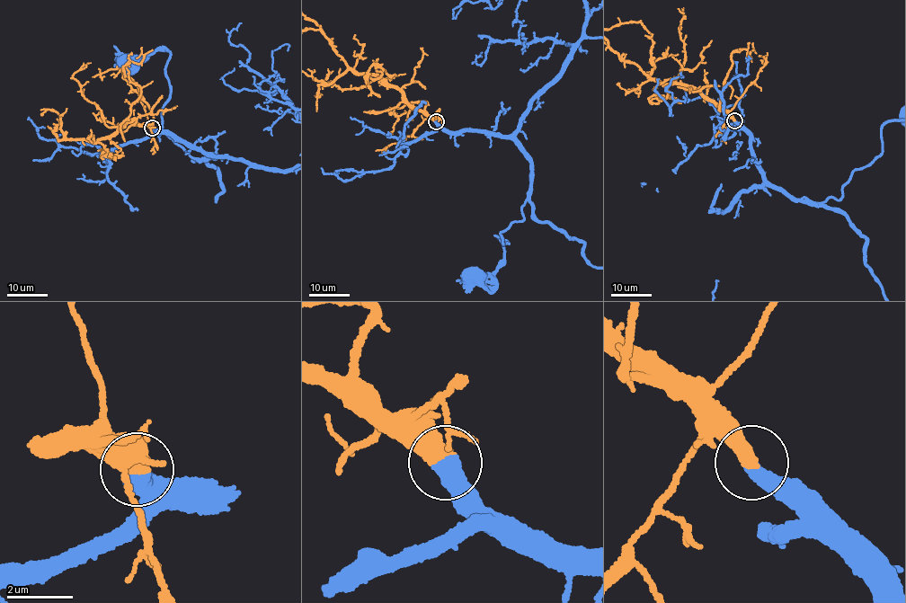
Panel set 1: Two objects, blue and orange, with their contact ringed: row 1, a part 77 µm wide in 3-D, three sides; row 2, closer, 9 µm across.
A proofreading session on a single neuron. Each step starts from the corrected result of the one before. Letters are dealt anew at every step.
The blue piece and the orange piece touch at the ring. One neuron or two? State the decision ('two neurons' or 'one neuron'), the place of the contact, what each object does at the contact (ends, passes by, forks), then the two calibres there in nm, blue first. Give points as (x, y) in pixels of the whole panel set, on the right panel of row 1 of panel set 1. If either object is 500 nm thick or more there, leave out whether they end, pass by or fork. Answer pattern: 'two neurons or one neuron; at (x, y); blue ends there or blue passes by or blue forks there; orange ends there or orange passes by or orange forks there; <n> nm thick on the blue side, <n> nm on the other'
one neuron; at (734, 120); 600 nm thick on the blue side, 600 nm on the other

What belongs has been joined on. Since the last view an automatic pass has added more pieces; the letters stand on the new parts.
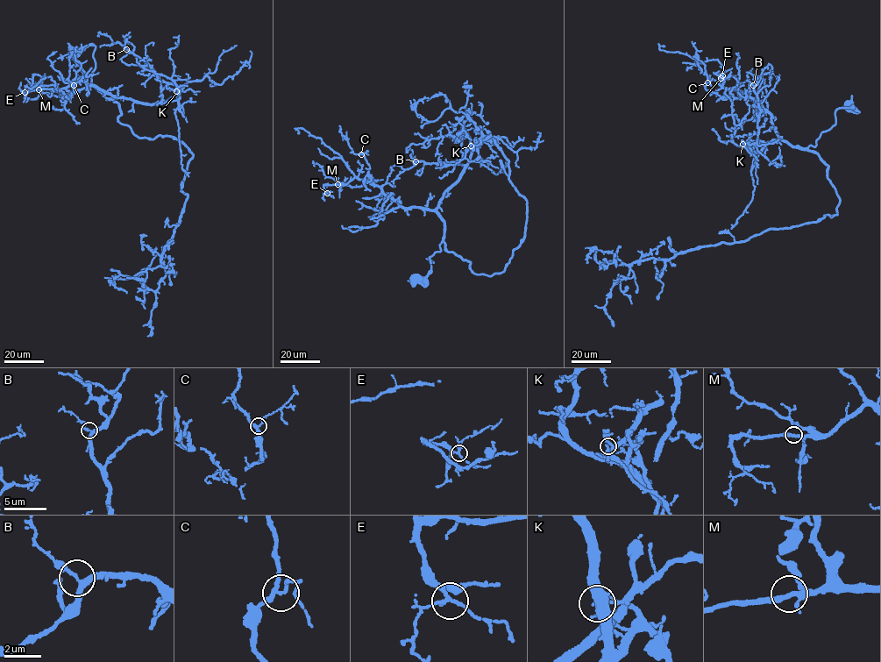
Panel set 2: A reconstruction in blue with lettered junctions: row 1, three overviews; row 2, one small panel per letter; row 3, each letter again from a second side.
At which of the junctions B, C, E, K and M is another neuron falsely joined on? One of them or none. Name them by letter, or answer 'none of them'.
K

